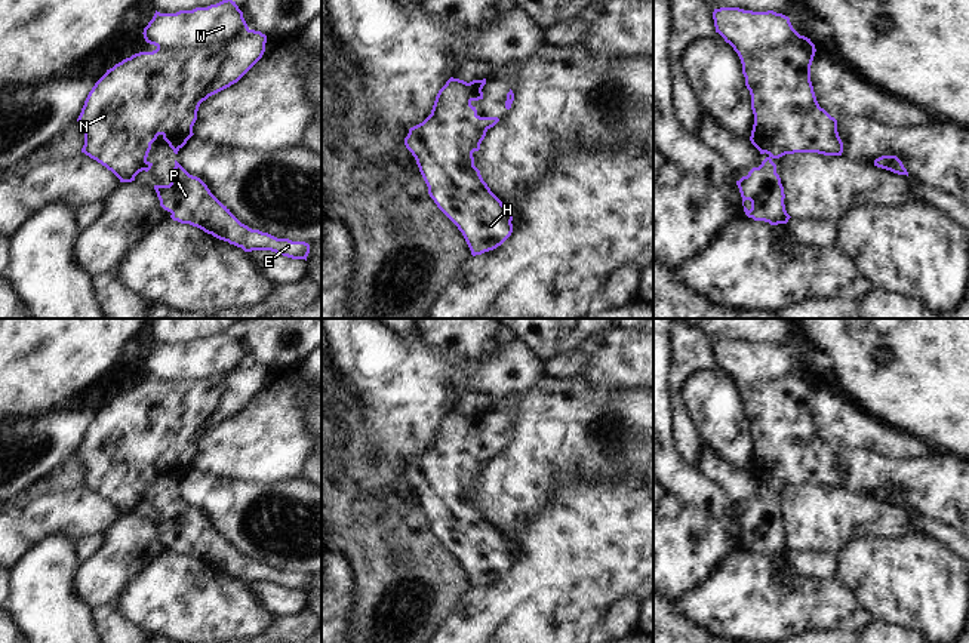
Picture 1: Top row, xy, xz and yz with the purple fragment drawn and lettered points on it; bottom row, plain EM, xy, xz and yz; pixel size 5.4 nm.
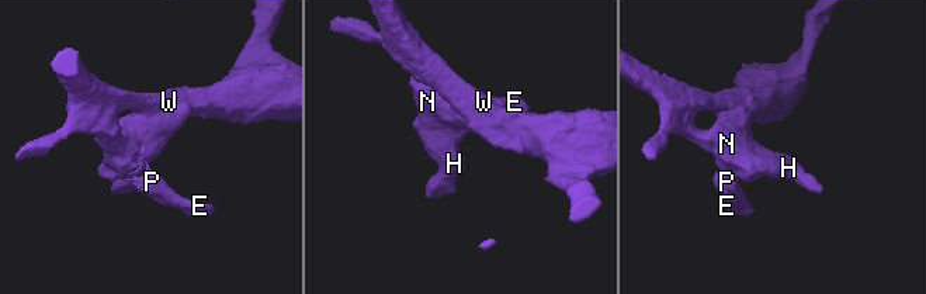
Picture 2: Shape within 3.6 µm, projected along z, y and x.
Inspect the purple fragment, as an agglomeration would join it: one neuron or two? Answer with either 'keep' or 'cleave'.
keep

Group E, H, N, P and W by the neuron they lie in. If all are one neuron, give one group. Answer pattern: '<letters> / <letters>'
E H N P W

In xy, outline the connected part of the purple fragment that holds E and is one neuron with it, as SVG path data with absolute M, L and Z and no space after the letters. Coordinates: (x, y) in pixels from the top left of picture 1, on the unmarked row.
M176 492L169 517L154 517L160 538L170 550L190 556L244 584L271 582L292 591L305 591L310 576L277 570L242 556L197 508L190 507Z

